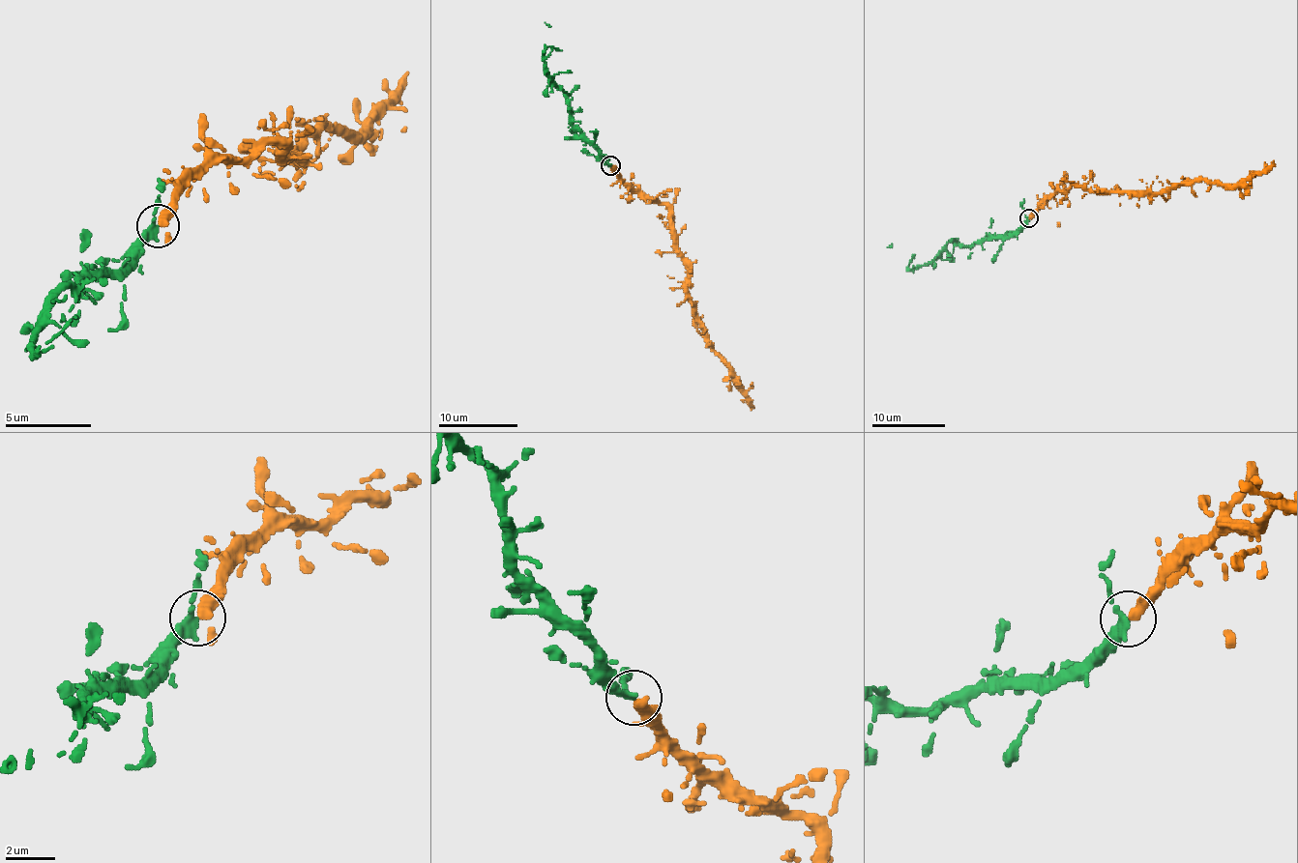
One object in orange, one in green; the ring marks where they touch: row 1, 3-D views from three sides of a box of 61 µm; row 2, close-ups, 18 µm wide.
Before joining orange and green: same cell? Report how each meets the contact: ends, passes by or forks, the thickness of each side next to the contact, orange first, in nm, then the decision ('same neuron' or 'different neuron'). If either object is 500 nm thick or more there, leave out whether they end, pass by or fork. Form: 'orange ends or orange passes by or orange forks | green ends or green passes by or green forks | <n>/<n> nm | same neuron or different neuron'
orange ends | green passes by | 440/320 nm | same neuron

